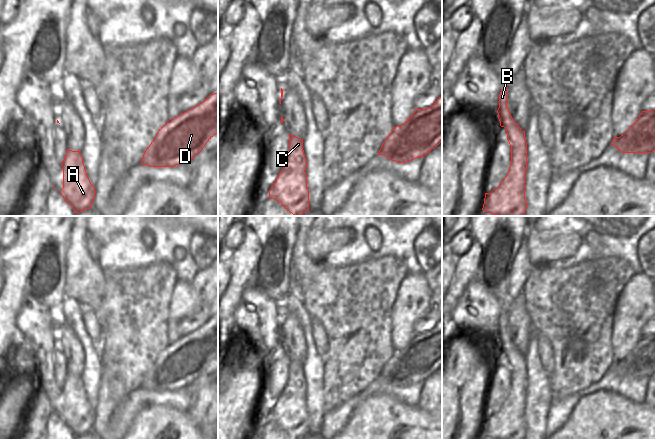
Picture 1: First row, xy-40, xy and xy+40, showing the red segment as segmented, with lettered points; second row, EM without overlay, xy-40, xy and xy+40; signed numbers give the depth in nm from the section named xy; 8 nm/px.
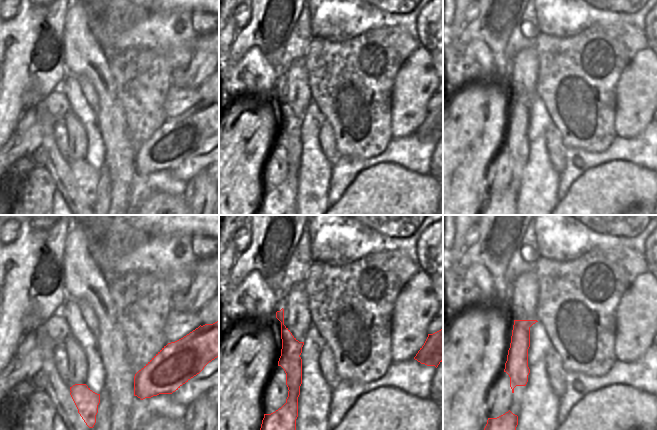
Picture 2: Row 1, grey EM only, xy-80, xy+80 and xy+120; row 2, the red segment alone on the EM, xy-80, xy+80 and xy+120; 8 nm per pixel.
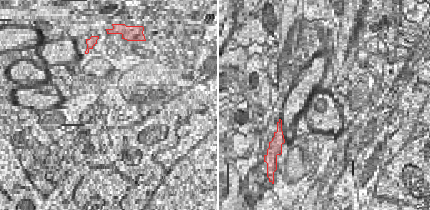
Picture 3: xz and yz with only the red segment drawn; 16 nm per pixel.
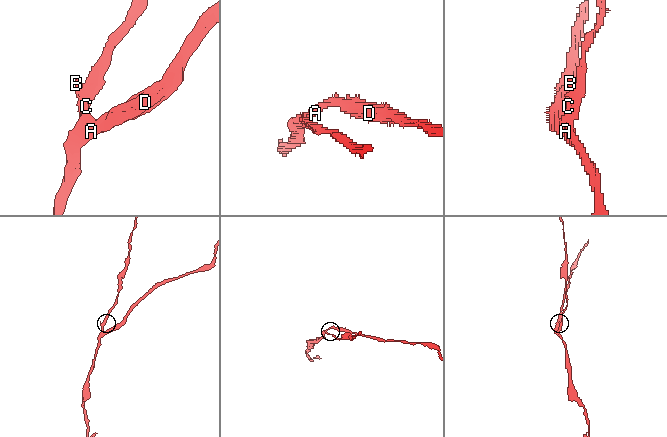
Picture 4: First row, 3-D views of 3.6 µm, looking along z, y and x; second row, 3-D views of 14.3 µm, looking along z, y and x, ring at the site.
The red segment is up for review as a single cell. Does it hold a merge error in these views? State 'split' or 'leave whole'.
split

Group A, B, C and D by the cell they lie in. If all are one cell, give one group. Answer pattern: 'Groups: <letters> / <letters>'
Groups: A D / B C

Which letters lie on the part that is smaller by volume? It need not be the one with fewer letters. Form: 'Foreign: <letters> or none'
Foreign: B, C

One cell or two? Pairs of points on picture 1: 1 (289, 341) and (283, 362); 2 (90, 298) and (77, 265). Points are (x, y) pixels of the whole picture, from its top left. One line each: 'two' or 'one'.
1: two
2: one

